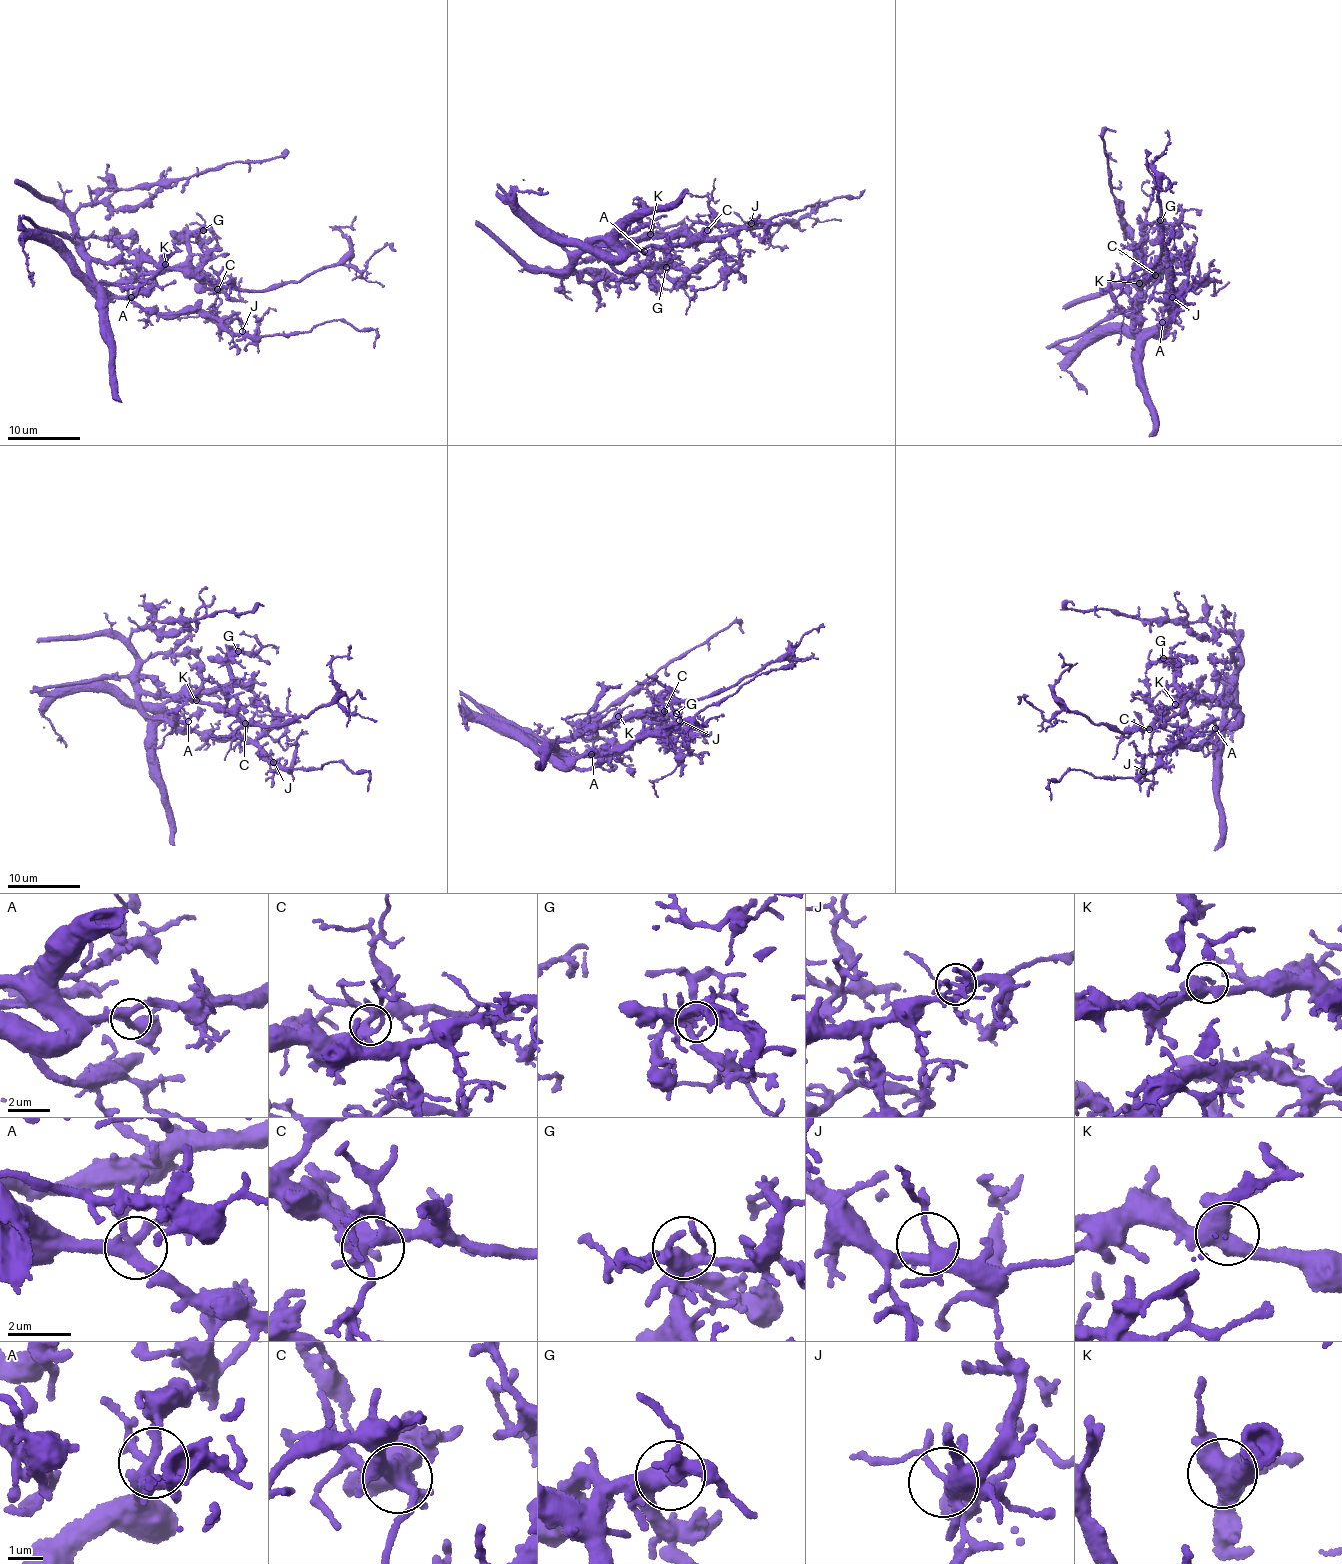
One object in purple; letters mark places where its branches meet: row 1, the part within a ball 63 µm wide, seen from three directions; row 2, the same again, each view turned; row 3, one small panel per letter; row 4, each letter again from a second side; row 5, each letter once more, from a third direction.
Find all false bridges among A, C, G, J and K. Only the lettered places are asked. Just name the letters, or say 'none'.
none

